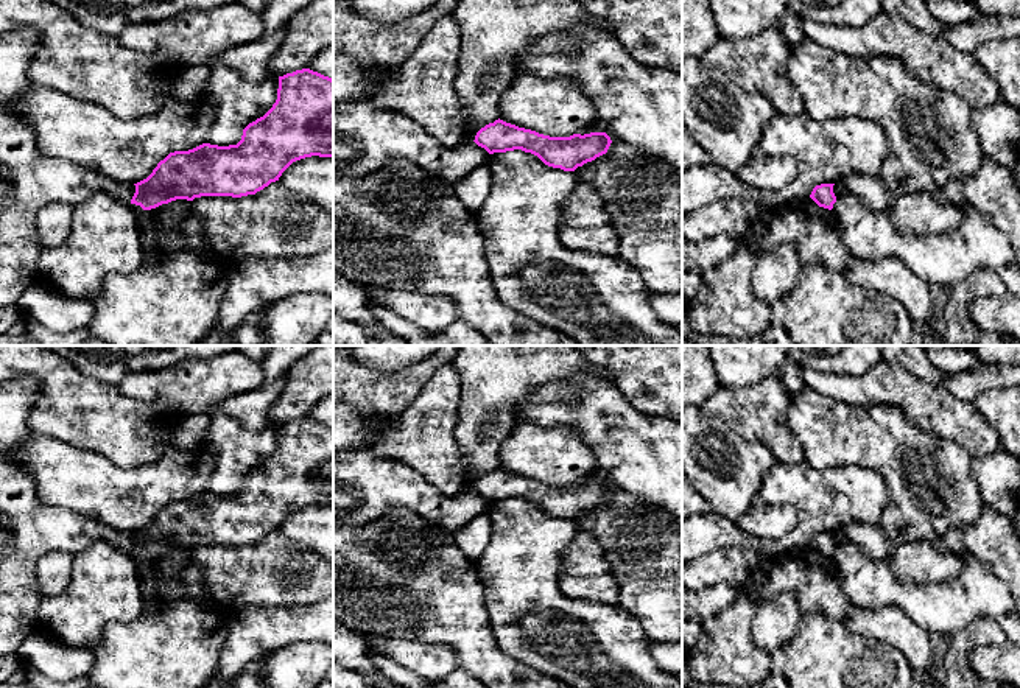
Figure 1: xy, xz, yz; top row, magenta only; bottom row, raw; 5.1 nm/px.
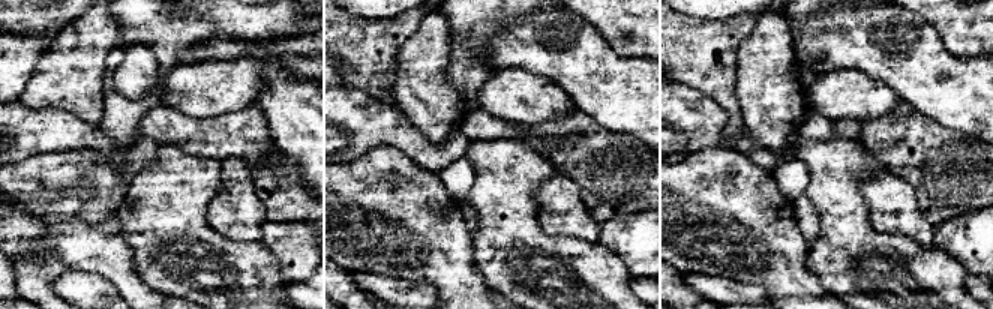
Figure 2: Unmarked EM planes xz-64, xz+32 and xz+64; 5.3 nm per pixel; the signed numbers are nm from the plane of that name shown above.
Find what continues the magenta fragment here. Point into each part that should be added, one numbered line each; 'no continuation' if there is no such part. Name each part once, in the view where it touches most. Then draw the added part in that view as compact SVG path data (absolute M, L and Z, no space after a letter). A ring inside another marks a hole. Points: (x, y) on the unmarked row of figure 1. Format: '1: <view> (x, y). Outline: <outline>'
no continuation

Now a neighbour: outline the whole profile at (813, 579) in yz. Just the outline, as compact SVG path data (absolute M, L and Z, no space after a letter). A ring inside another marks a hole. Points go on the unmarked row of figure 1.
M811 546L774 559L766 557L752 568L743 590L755 602L771 601L780 593L793 593L800 613L822 612L841 623L850 604L841 587L838 565L833 559L819 556Z

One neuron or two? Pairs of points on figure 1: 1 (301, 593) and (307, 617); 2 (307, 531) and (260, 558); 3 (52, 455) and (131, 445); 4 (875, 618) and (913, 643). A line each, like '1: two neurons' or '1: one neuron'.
1: two neurons
2: two neurons
3: two neurons
4: one neuron

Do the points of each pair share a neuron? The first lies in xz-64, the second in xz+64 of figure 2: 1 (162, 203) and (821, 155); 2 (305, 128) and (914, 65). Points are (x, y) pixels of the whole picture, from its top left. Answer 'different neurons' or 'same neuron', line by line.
1: same neuron
2: same neuron

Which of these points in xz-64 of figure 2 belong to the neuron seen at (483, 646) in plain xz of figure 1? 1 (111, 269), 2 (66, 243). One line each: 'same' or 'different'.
1: same
2: same

